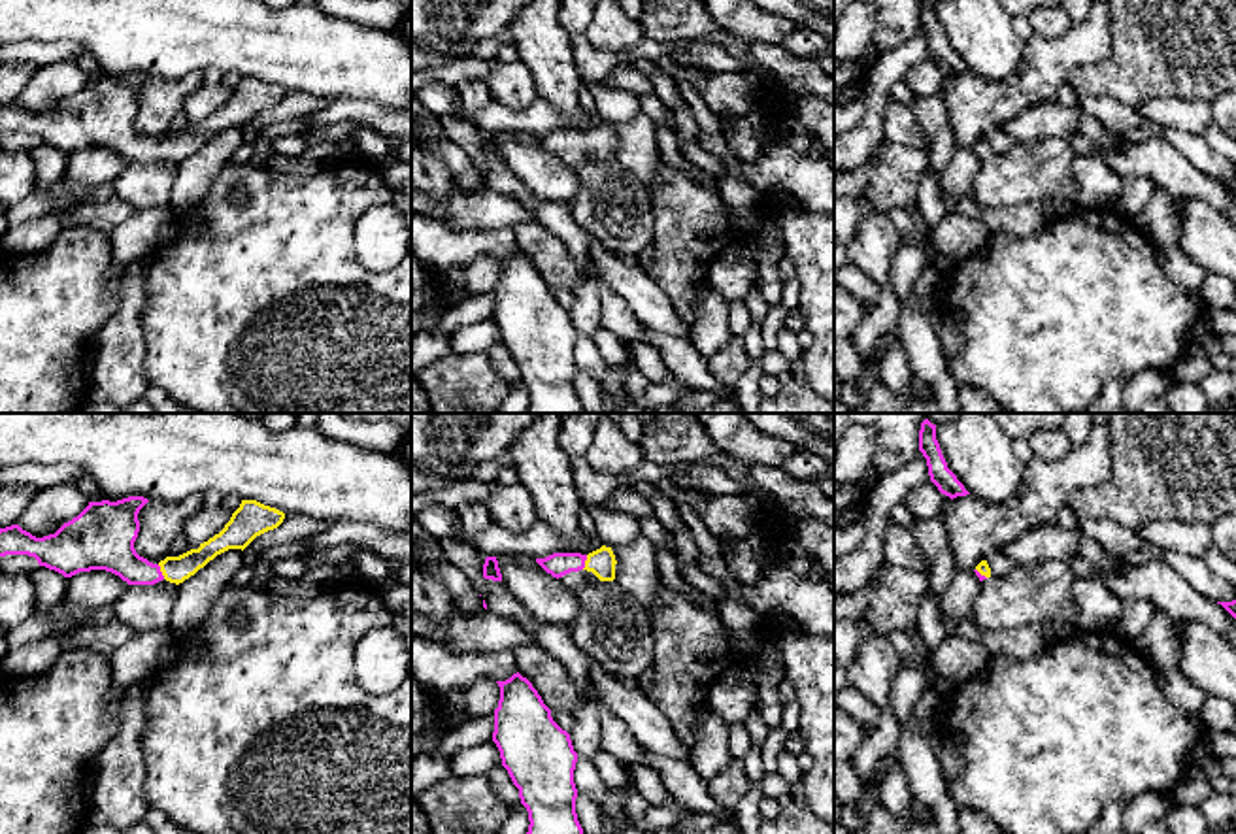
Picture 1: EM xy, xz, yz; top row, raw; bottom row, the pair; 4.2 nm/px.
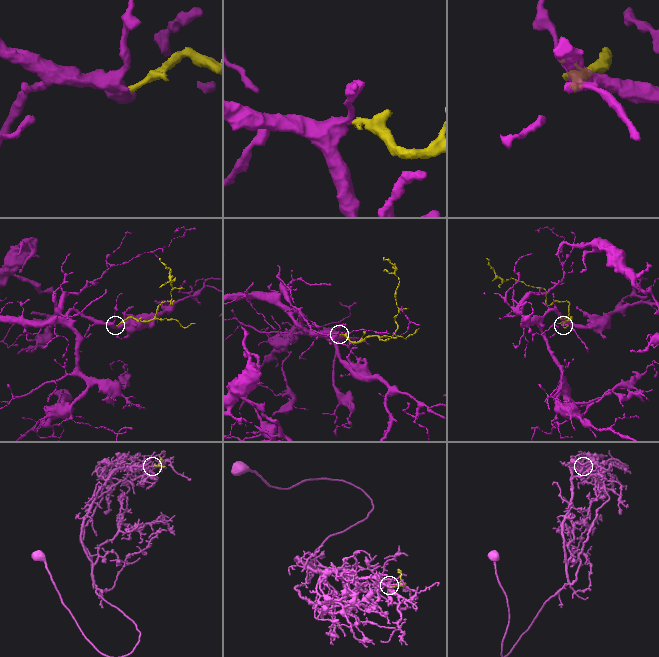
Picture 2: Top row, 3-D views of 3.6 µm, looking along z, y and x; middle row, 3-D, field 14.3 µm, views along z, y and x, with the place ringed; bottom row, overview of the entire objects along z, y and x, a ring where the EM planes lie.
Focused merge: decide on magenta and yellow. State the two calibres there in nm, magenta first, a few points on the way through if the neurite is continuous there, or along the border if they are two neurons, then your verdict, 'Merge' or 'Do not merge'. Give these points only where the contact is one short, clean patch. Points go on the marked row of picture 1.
Thickness 200 nm (magenta) against 110 nm. Path across: xy (110, 544), (136, 570), (161, 572), (176, 570). Merge

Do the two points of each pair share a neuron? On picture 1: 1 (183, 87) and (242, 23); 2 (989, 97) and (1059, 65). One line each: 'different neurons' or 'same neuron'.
1: different neurons
2: same neuron

